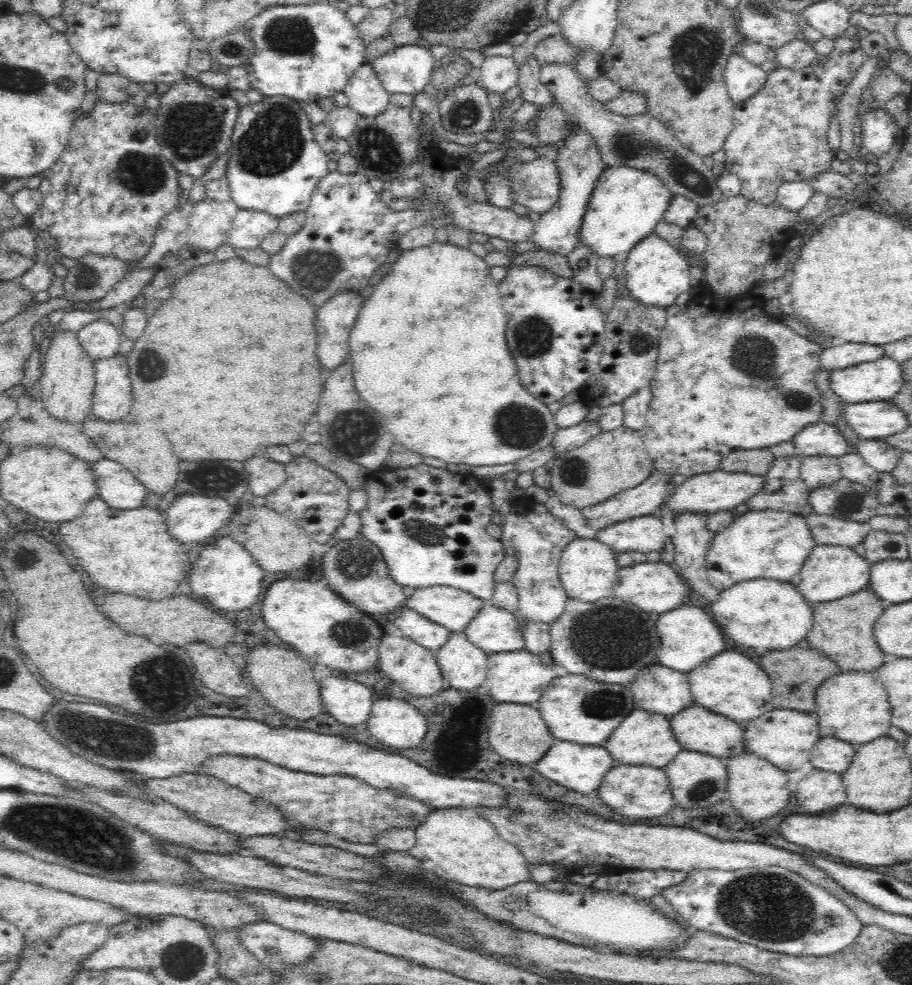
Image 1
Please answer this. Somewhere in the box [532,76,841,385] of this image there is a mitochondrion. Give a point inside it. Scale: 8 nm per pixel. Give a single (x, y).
(628, 144)

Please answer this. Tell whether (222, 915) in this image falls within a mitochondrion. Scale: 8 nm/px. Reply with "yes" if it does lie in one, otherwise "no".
no

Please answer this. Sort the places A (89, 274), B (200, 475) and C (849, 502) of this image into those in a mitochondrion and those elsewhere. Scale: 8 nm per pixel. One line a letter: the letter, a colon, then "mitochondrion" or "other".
A: mitochondrion
B: mitochondrion
C: mitochondrion

